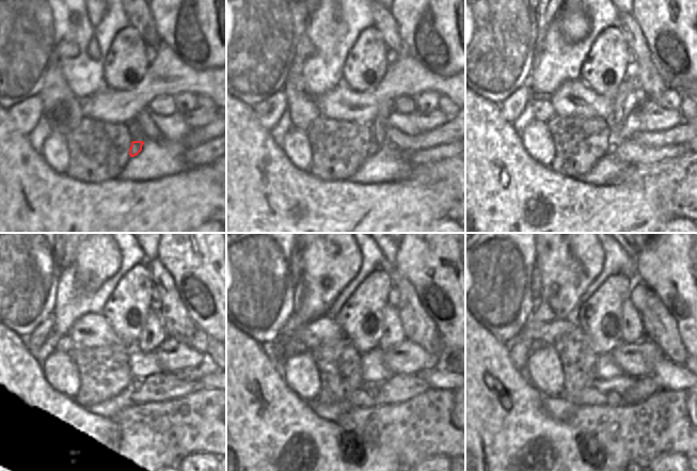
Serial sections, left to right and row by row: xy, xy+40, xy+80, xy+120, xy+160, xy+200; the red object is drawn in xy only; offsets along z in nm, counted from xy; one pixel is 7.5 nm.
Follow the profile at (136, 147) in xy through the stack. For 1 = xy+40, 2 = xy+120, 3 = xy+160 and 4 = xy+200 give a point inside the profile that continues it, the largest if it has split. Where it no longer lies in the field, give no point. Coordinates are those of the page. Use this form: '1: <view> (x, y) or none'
1: xy+40 (378, 127)
2: xy+120 (153, 334)
3: xy+160 (393, 334)
4: xy+200 (632, 328)

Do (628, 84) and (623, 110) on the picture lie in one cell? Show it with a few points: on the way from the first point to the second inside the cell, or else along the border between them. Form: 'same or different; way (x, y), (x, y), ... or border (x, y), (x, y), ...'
same; way (628, 91), (628, 98), (623, 104)

